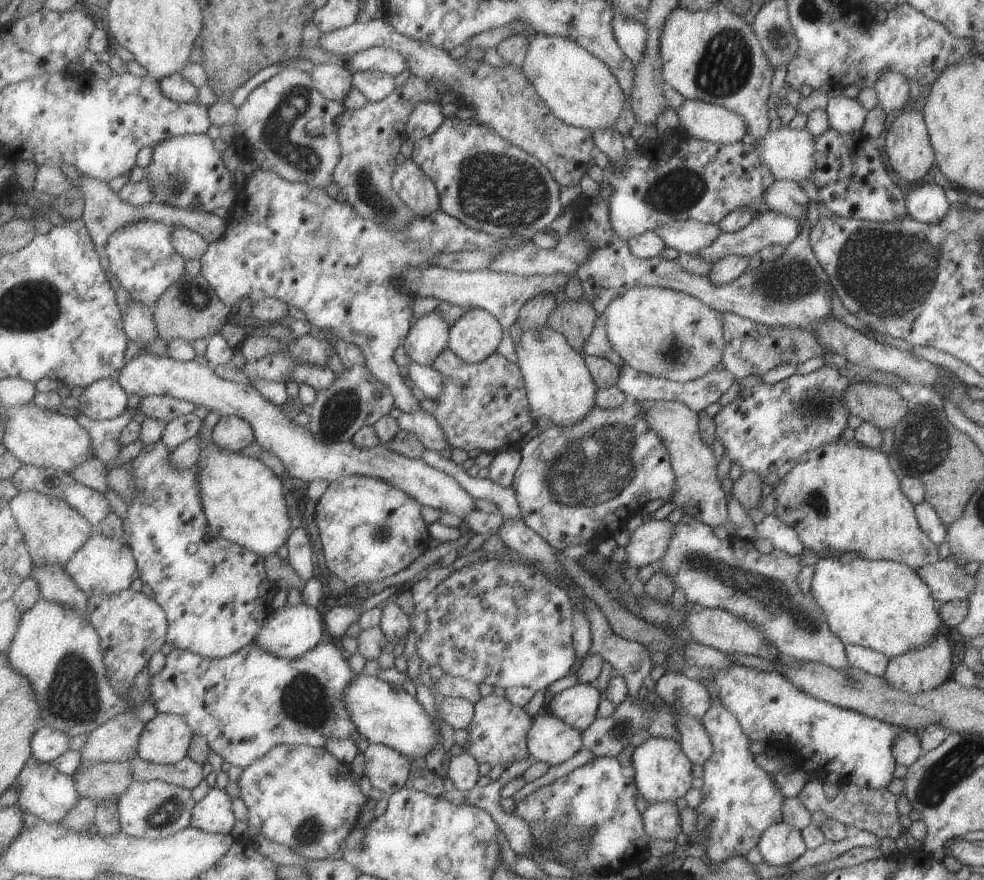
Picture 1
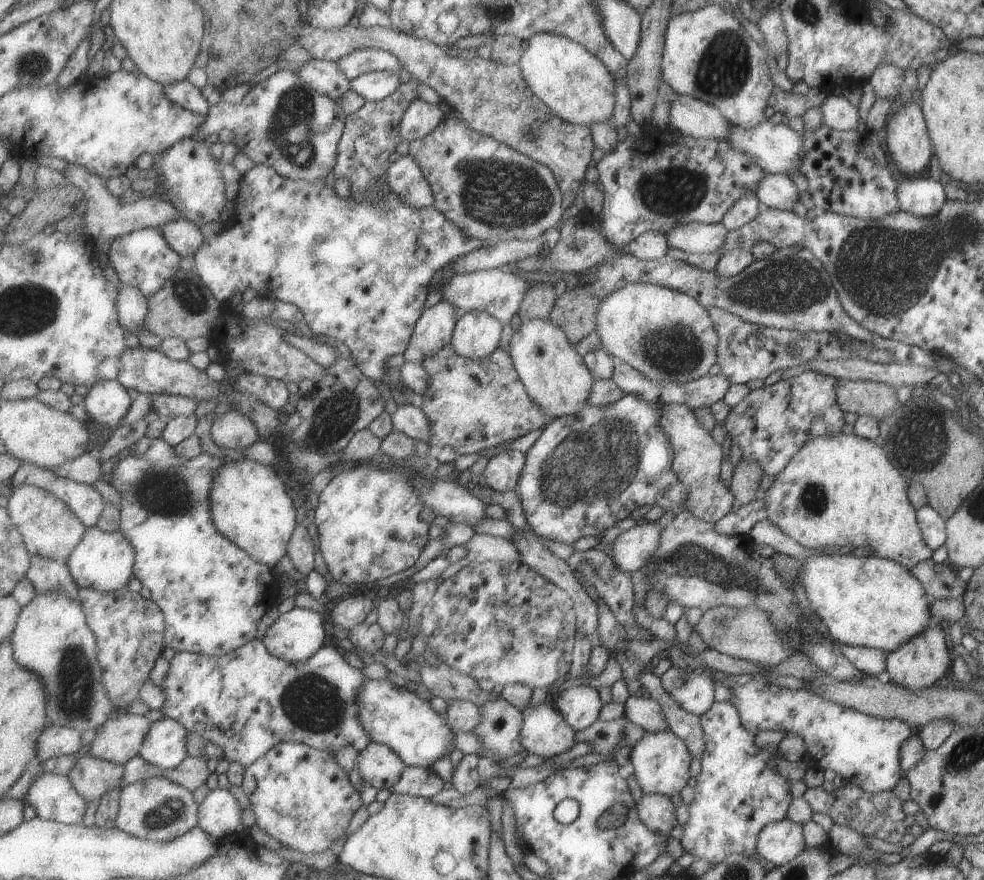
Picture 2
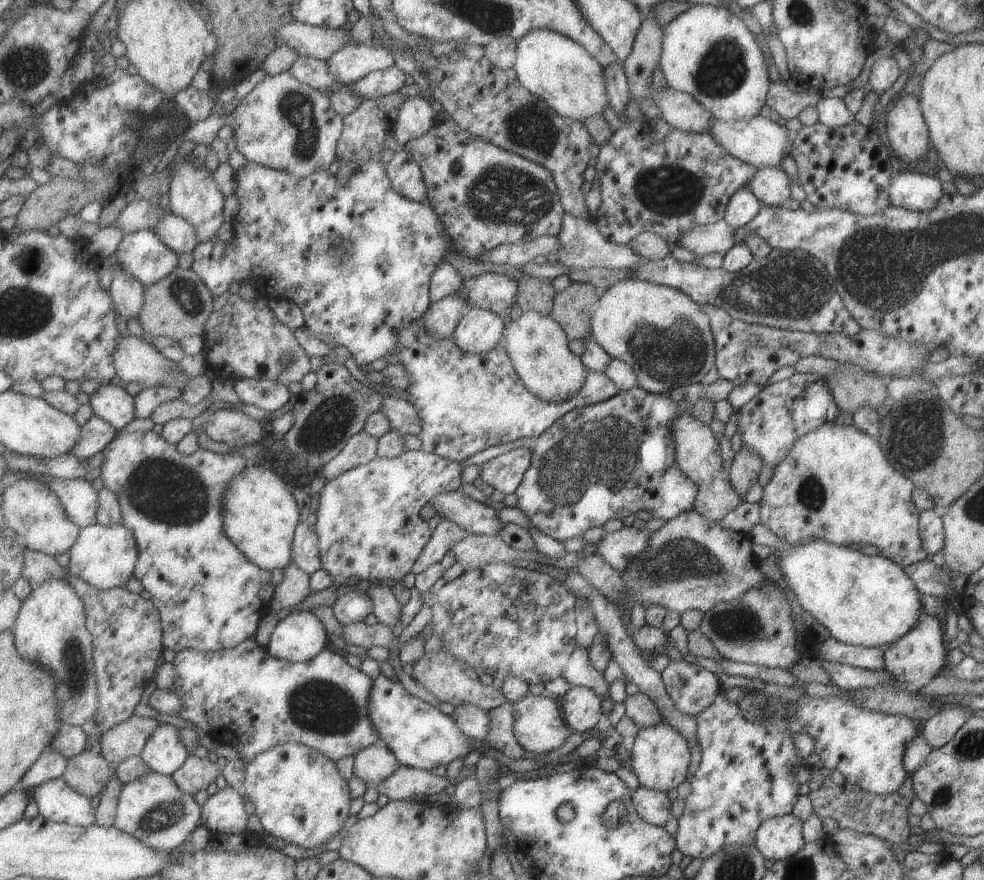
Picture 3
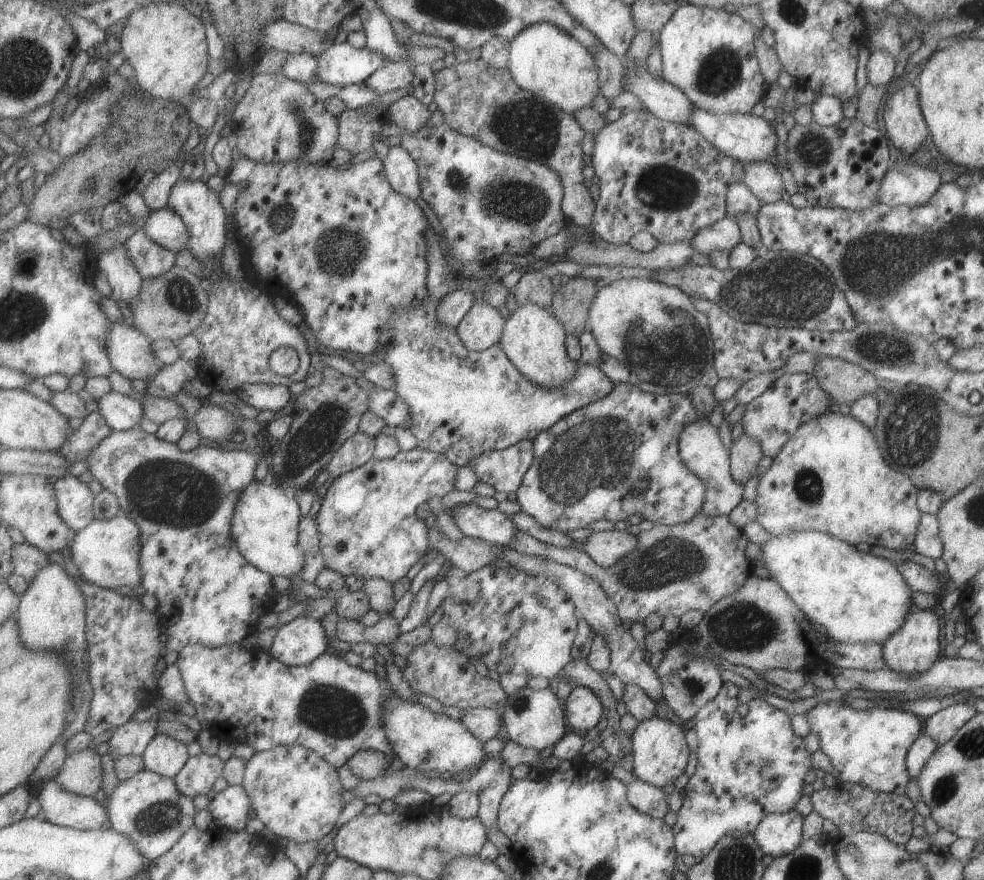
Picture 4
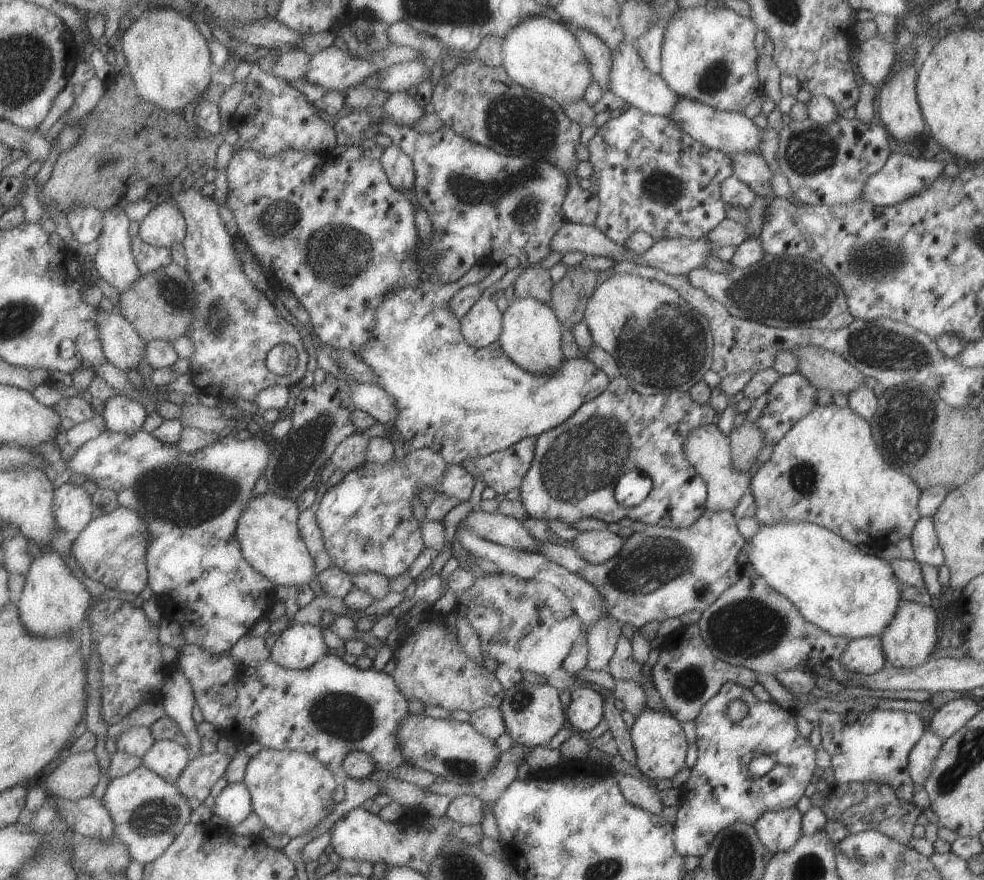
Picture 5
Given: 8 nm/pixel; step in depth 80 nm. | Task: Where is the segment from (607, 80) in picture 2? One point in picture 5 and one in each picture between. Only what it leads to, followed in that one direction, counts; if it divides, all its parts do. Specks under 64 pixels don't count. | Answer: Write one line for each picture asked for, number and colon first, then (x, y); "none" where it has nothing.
3: (554, 67)
4: (544, 59)
5: (542, 54)

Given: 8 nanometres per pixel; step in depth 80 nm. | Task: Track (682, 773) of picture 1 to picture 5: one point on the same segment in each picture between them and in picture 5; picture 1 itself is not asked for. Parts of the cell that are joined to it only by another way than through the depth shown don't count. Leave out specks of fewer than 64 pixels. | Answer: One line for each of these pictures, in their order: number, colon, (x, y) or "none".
2: (659, 761)
3: (660, 756)
4: (660, 753)
5: (658, 740)

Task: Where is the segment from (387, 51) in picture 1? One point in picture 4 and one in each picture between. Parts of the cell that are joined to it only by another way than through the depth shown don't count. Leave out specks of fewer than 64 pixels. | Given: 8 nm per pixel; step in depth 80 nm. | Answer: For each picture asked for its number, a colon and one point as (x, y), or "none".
2: (362, 61)
3: (355, 61)
4: (342, 64)

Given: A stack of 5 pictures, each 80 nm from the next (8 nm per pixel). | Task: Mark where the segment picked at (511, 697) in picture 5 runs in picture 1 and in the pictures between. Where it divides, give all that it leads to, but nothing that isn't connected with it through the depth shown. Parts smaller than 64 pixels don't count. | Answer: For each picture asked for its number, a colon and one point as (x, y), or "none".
1: (551, 741)
2: (545, 732)
3: (540, 726)
4: (536, 719)

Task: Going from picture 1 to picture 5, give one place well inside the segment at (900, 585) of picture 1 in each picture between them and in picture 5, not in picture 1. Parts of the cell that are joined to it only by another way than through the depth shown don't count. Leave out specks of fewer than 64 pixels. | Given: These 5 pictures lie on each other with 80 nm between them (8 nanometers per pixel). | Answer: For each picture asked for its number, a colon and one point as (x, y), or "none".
2: (862, 600)
3: (866, 600)
4: (857, 597)
5: (834, 586)

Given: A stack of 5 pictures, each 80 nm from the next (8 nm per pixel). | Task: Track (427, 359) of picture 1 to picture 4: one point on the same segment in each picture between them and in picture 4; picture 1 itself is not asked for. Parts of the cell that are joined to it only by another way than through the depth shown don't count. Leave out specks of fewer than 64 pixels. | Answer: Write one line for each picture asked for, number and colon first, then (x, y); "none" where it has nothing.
2: (434, 331)
3: (442, 318)
4: (454, 307)

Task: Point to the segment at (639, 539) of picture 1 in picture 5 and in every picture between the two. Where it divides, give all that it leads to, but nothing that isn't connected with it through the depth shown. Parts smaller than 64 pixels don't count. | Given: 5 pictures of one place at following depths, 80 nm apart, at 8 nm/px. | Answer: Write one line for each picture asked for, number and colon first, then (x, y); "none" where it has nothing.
2: (632, 549)
3: (617, 549)
4: (605, 548)
5: (595, 546)

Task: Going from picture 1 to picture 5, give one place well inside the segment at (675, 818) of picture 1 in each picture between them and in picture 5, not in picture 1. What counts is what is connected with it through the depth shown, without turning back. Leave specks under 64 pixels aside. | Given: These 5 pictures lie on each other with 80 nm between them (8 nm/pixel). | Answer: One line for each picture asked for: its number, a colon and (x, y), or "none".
2: (657, 811)
3: (653, 806)
4: (648, 799)
5: (636, 791)

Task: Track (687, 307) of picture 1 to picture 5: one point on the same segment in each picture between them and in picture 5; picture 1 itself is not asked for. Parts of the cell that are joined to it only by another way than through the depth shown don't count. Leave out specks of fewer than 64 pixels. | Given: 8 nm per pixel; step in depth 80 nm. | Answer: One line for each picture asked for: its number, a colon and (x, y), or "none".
2: (666, 335)
3: (657, 330)
4: (652, 329)
5: (659, 342)

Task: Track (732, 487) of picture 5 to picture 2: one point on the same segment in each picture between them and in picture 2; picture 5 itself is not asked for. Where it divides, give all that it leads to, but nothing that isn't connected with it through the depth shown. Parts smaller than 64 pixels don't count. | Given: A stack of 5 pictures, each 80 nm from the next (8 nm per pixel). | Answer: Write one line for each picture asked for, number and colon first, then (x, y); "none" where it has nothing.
2: (697, 458)
3: (697, 454)
4: (699, 448)

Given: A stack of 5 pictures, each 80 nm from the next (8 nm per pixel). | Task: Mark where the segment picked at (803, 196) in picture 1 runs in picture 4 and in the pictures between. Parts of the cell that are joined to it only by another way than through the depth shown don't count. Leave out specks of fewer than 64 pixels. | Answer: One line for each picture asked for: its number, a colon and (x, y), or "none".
2: (775, 191)
3: (770, 185)
4: (765, 183)

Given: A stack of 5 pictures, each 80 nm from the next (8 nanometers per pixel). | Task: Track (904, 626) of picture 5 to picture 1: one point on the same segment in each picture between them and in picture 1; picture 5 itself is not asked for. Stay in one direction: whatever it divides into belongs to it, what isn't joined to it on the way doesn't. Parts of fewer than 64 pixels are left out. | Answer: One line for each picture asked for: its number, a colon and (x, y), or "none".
1: (918, 670)
2: (923, 660)
3: (914, 659)
4: (914, 645)

